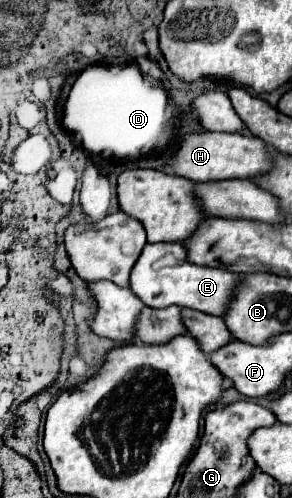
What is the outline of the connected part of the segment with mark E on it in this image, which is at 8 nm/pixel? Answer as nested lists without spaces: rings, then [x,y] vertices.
[[[146,243],[142,257],[134,265],[134,273],[130,277],[130,289],[146,301],[148,307],[162,309],[170,305],[200,309],[210,315],[224,317],[230,309],[232,299],[236,297],[236,289],[244,275],[232,273],[220,267],[204,267],[188,261],[188,249],[182,243]]]

